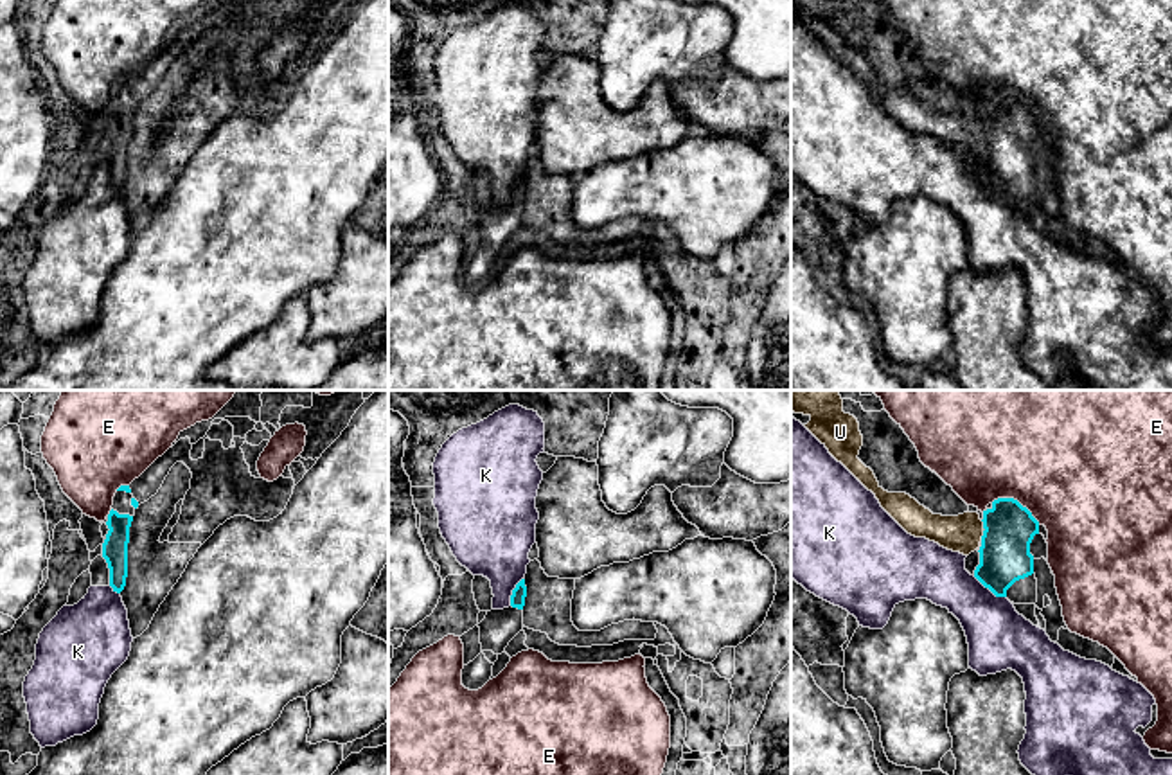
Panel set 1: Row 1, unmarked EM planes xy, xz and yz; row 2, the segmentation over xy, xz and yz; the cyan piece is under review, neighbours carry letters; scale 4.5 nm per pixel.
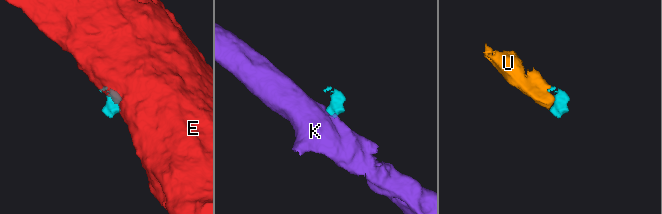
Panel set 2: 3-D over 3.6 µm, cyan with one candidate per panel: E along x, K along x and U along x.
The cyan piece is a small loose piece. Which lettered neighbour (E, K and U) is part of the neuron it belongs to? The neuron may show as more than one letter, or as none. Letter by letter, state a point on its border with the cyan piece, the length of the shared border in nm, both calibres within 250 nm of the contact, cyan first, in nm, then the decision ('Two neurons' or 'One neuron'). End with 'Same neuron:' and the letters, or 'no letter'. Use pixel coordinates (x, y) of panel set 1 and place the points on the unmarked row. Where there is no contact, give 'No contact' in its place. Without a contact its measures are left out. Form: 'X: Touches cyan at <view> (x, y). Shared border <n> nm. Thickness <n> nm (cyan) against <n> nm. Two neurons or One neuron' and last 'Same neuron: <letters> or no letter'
E: Touches cyan at yz (1016, 97). Shared border 240 nm. Thickness 220 nm (cyan) against 500 nm. Two neurons
K: Touches cyan at yz (989, 186). Shared border 180 nm. Thickness 220 nm (cyan) against 280 nm. Two neurons
U: Touches cyan at yz (982, 133). Shared border 50 nm. Thickness 220 nm (cyan) against 170 nm. One neuron
Same neuron: U

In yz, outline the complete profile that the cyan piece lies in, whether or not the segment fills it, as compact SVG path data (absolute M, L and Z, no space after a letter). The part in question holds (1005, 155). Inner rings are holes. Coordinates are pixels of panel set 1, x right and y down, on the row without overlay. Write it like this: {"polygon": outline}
{"polygon": "M791 0L795 11L809 13L811 18L804 22L827 47L841 59L868 88L875 92L881 104L911 133L926 135L940 144L969 153L980 149L980 162L974 167L974 174L989 185L996 194L1007 194L1014 201L1035 201L1037 200L1037 176L1034 171L1034 153L1030 151L1030 140L1039 131L1039 119L1032 110L1014 95L998 95L992 104L978 110L963 110L958 113L933 111L906 90L884 88L874 68L866 65L859 56L863 43L863 32L859 20L854 13L843 9L843 0Z"}

